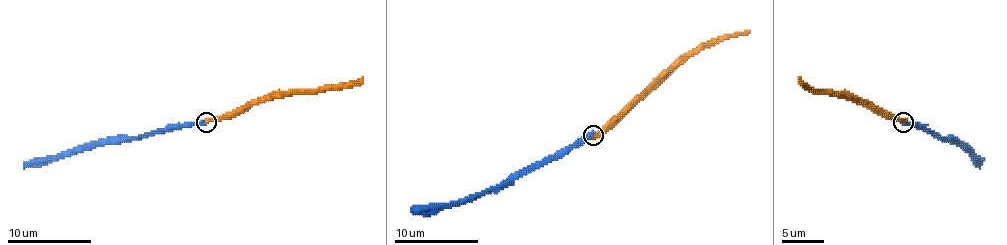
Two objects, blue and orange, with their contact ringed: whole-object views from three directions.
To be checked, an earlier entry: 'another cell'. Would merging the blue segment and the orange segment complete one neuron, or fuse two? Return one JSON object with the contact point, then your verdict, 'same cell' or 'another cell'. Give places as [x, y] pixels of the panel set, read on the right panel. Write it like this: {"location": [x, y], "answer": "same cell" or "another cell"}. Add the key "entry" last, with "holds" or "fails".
{"location": [903, 122], "answer": "another cell", "entry": "holds"}

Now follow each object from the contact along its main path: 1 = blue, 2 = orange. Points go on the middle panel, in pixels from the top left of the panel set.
1: (593, 135), (578, 139), (488, 189), (442, 205), (417, 205), (411, 212)
2: (593, 137), (611, 128), (691, 55), (749, 30)

